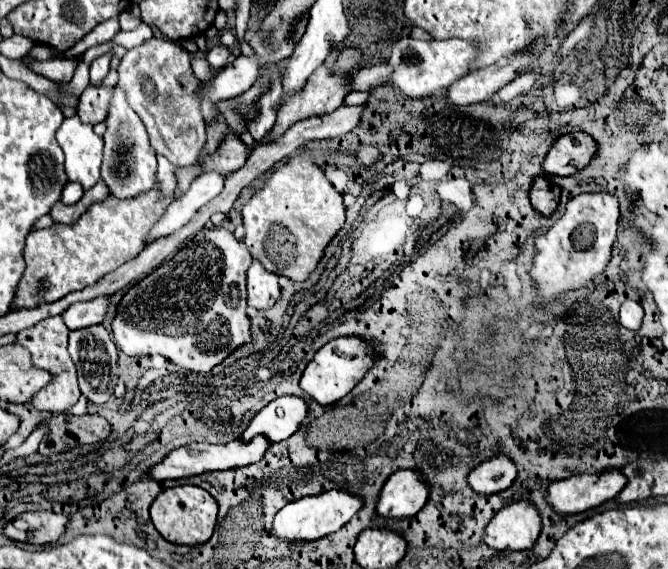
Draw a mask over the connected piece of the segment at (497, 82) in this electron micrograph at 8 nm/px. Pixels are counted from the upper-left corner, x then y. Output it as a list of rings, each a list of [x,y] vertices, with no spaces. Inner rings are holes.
[[[508,56],[492,64],[492,68],[466,74],[448,88],[446,98],[458,106],[484,102],[516,78],[516,68],[528,68],[528,56]]]

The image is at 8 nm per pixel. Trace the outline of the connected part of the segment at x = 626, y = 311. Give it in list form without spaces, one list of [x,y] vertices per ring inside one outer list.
[[[626,300],[620,308],[620,324],[628,330],[638,330],[640,324],[642,324],[642,318],[644,318],[644,310],[638,302],[632,302],[632,300]]]

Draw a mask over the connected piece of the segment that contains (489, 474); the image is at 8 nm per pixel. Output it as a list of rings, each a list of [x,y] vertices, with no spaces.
[[[498,454],[474,468],[468,476],[468,482],[478,494],[496,494],[500,490],[506,490],[516,480],[516,476],[516,464],[508,456]]]

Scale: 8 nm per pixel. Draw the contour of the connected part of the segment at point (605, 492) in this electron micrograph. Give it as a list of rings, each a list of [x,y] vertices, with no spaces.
[[[620,470],[570,476],[568,480],[558,480],[550,484],[548,502],[560,514],[586,512],[614,498],[624,488],[624,482],[626,480]]]

